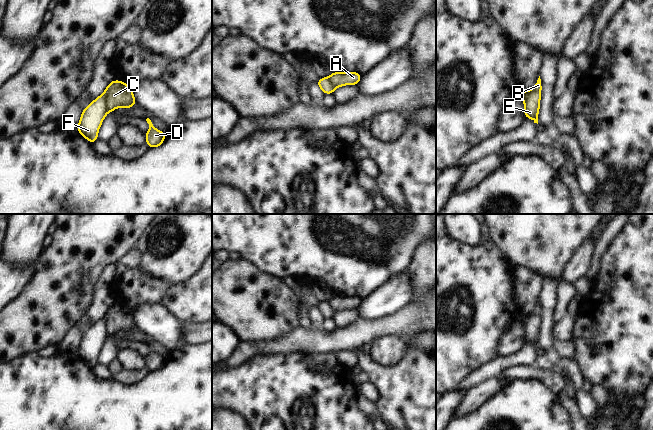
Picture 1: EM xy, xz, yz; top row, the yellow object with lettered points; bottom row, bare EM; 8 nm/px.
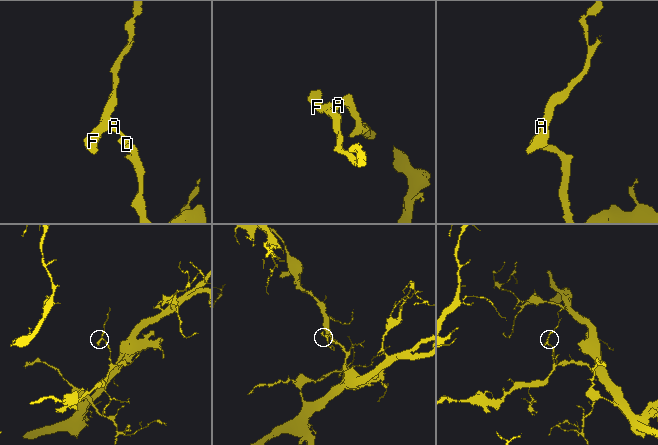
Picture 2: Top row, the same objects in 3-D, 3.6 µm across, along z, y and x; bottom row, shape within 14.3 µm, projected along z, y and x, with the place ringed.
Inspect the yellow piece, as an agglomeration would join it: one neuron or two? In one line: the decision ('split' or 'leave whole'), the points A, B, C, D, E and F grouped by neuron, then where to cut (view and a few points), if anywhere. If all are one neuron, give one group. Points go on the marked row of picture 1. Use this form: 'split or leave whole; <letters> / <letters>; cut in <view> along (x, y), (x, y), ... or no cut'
split; A C D / B E F; cut in xy along (102, 94), (105, 100), (105, 108), (108, 111)

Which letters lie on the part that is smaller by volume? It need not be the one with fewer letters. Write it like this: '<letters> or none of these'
B, E, F

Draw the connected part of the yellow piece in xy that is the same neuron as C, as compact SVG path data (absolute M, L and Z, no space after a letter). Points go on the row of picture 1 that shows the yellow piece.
M113 80L109 83L103 95L105 97L105 107L108 112L112 112L118 107L131 108L136 104L130 86L119 80Z

